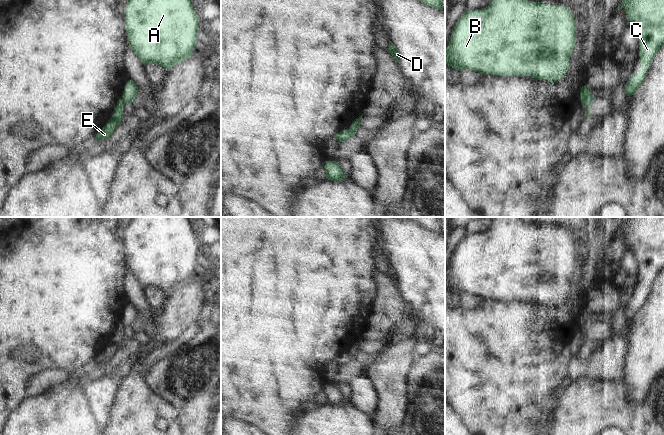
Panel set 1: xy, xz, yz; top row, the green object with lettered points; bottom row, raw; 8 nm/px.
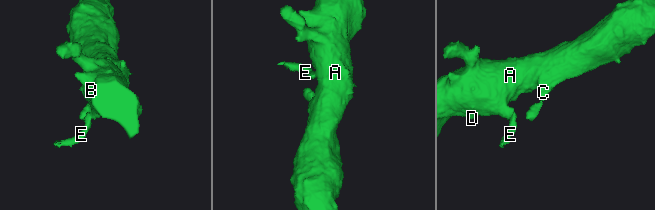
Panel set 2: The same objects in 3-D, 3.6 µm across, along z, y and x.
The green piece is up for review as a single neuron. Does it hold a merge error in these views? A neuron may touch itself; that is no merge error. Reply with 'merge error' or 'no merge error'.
merge error

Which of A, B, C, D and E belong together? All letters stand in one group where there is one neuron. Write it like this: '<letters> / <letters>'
A B C D / E

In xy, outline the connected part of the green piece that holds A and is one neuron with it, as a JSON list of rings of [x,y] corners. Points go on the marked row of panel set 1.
[[[130,0],[126,5],[128,41],[140,61],[171,69],[191,57],[200,23],[192,0]]]

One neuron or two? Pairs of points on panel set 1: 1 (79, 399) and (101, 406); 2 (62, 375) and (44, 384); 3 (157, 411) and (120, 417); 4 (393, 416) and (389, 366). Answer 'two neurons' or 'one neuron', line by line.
1: two neurons
2: one neuron
3: one neuron
4: one neuron

